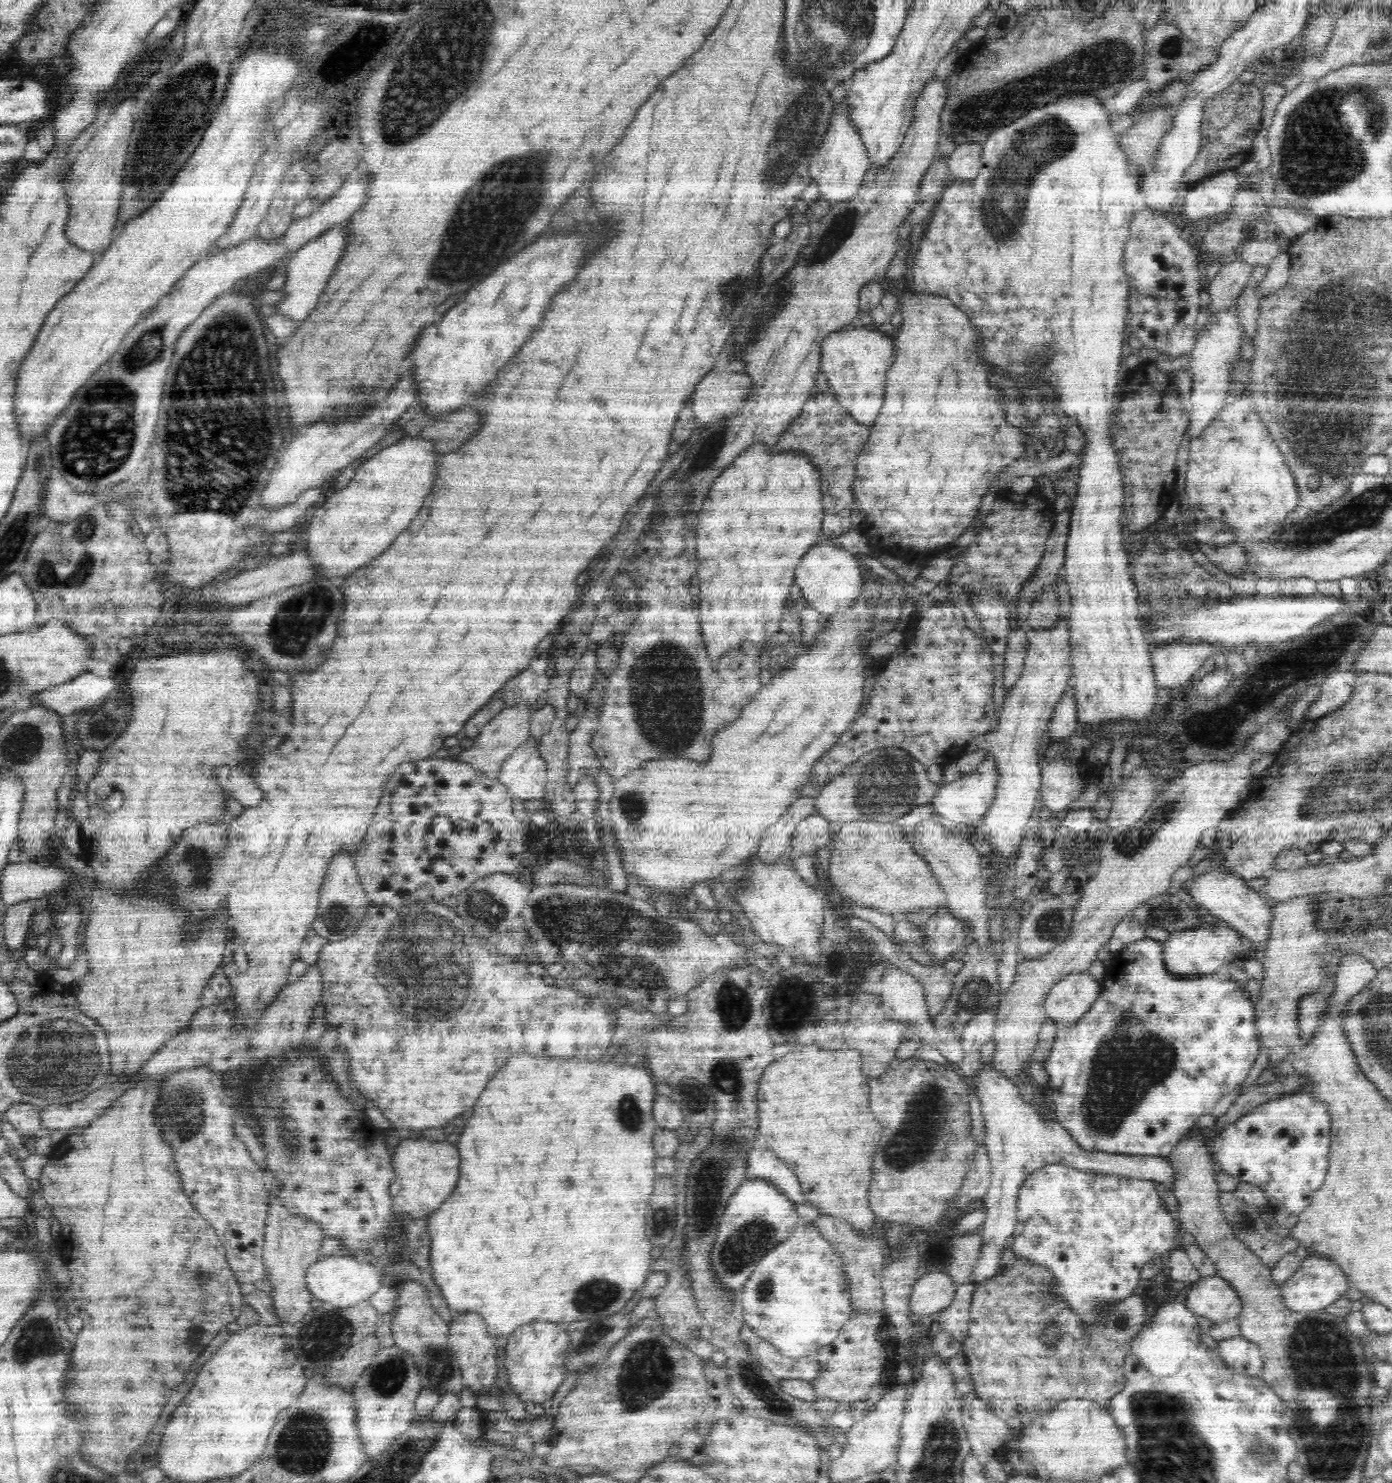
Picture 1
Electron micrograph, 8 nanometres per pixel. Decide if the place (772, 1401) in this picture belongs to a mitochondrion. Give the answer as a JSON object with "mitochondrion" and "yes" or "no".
{"mitochondrion":"yes"}

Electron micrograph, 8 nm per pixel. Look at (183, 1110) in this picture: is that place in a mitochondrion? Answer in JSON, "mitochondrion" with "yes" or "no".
{"mitochondrion":"yes"}

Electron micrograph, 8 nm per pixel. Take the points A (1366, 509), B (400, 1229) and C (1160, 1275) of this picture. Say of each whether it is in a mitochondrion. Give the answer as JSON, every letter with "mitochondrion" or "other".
{"A":"mitochondrion","B":"other","C":"other"}

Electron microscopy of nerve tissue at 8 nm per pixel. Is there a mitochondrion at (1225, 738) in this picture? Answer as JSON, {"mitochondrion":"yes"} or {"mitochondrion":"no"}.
{"mitochondrion":"yes"}

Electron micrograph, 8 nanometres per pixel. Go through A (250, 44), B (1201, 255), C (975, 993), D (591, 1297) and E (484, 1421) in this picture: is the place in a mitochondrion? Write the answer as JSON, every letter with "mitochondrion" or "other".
{"A":"other","B":"other","C":"mitochondrion","D":"mitochondrion","E":"other"}

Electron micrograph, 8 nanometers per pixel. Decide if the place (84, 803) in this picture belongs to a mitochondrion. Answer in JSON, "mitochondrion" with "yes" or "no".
{"mitochondrion":"no"}

